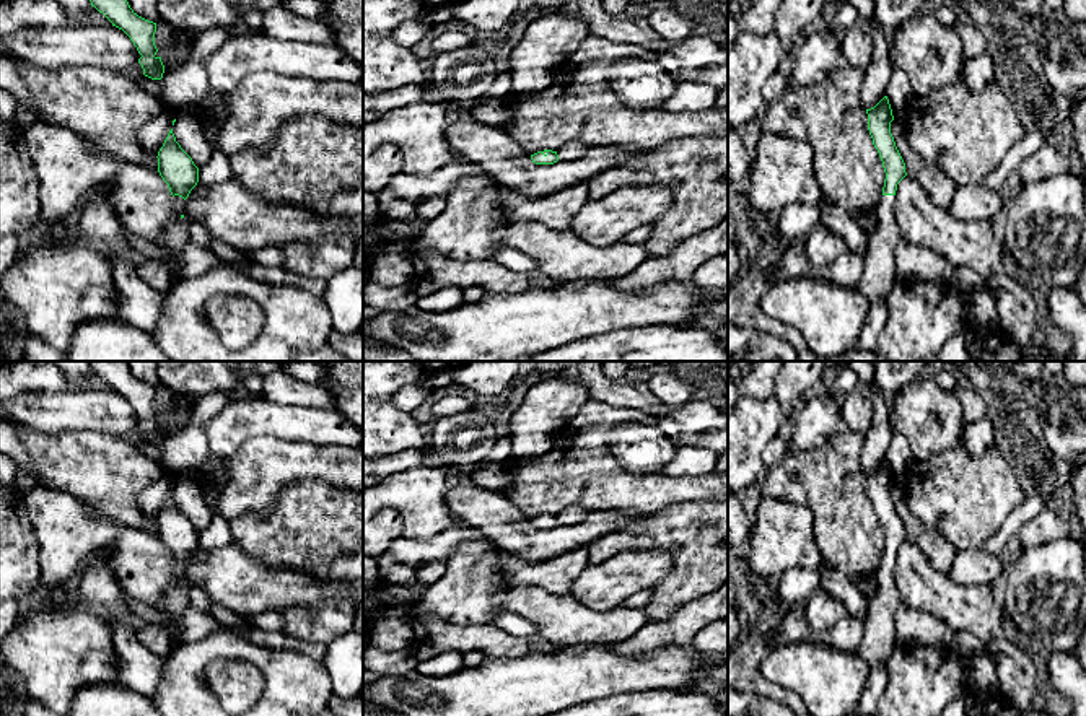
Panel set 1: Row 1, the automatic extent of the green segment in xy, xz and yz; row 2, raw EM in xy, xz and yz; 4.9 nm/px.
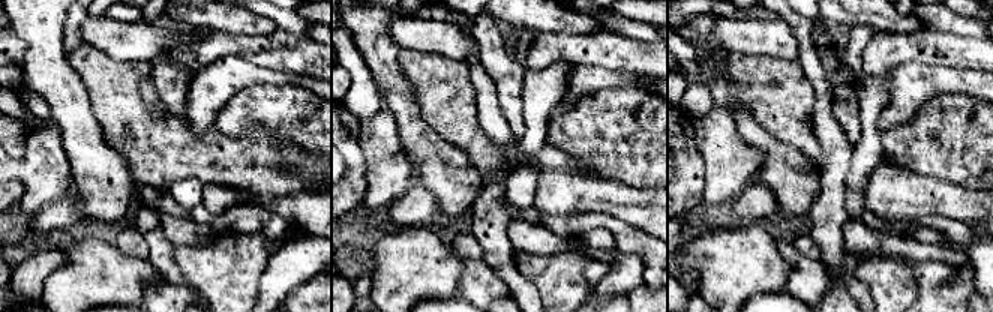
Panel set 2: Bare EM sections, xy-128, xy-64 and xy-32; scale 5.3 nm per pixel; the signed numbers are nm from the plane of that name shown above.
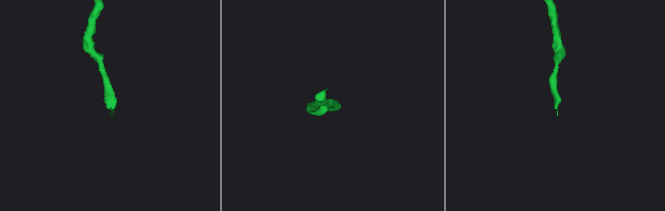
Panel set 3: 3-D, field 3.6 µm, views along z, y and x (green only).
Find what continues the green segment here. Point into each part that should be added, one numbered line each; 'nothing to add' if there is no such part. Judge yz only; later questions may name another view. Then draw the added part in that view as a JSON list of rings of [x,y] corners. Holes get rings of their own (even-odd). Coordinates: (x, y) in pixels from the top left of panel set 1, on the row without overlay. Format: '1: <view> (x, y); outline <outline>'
1: yz (878, 641); outline [[[882,560],[876,570],[878,589],[868,600],[868,613],[863,620],[863,640],[858,654],[871,669],[886,666],[896,643],[896,612],[900,605],[894,583],[896,560]]]

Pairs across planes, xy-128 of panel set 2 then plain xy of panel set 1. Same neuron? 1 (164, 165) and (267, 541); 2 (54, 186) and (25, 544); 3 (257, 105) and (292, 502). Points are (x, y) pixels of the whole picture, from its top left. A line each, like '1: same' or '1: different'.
1: different
2: different
3: same

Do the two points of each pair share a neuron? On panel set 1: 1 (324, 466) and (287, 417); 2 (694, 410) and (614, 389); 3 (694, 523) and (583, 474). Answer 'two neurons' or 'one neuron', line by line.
1: two neurons
2: one neuron
3: two neurons

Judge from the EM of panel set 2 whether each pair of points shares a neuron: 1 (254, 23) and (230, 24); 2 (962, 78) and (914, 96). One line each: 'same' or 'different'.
1: same
2: same

